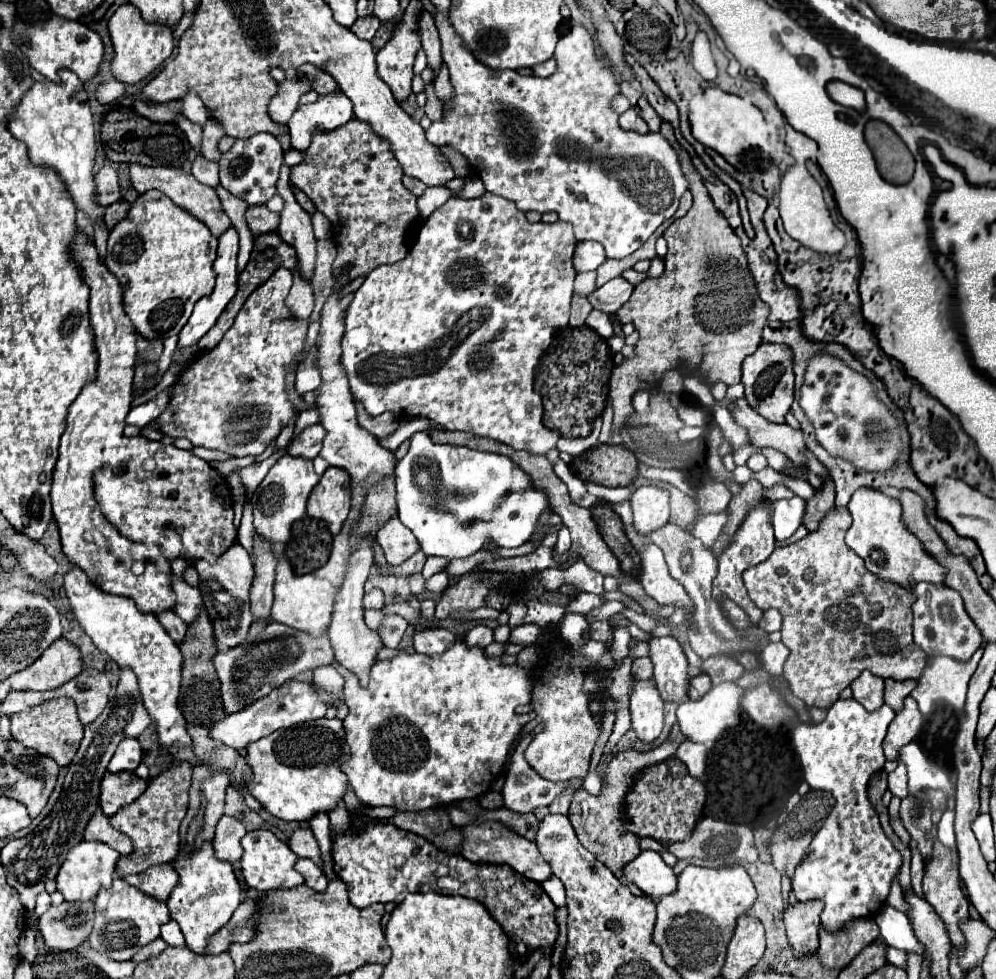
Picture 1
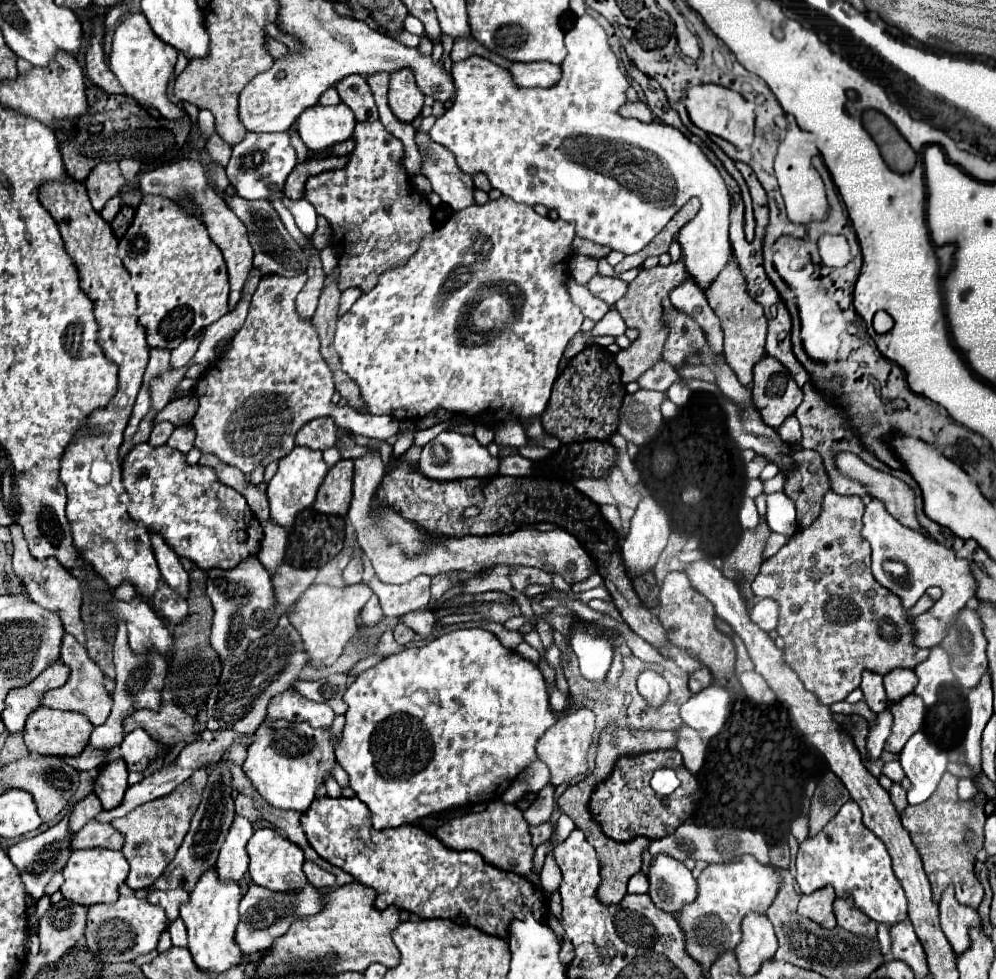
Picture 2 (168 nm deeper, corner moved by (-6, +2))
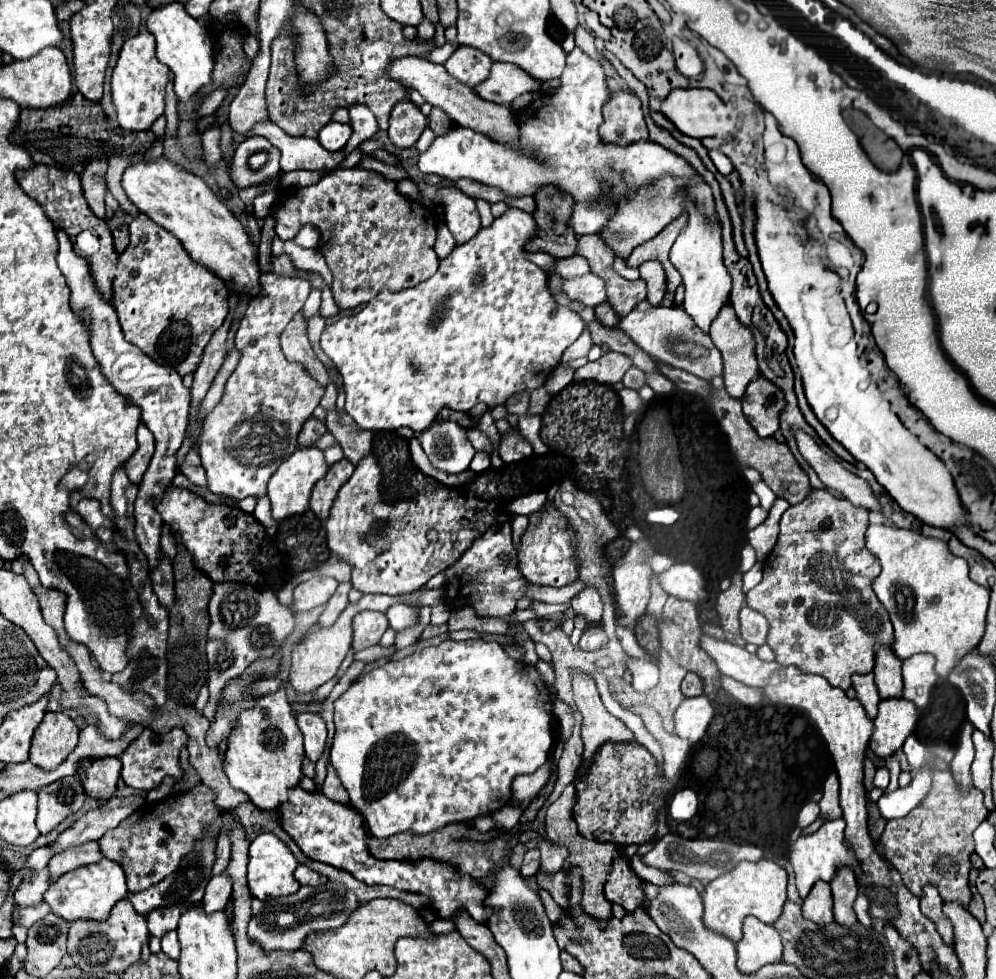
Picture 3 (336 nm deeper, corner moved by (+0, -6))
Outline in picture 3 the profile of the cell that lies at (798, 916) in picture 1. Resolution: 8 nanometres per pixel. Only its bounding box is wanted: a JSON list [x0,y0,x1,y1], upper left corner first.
[803,881,833,925]

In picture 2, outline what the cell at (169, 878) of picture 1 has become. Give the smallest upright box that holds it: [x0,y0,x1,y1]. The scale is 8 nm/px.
[147,887,189,921]

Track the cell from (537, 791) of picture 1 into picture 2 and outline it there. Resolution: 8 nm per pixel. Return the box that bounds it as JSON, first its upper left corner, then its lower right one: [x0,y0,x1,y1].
[523,785,555,825]

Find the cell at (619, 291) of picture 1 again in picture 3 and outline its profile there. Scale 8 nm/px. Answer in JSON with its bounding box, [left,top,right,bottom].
[561,273,607,307]

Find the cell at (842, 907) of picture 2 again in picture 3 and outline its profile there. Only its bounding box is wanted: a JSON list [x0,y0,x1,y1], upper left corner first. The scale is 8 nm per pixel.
[831,869,859,927]

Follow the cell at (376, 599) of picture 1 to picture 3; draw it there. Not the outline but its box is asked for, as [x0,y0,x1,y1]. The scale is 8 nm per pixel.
[353,611,387,651]

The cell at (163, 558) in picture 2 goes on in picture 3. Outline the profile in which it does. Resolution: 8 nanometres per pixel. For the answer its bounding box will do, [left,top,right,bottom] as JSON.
[57,229,191,567]

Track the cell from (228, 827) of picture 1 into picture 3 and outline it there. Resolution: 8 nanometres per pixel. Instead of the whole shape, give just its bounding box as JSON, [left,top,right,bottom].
[201,873,231,913]

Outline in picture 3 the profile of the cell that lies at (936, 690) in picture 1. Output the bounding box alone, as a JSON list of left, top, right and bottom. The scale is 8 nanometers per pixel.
[903,655,938,709]

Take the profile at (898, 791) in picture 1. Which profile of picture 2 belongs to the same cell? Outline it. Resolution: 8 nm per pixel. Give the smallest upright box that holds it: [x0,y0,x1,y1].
[883,761,905,783]

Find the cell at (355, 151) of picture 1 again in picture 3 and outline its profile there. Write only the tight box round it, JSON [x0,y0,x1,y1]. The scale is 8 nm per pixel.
[271,169,439,309]

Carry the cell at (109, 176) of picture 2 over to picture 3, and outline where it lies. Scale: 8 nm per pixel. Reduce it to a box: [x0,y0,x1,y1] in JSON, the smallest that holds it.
[81,159,107,219]

